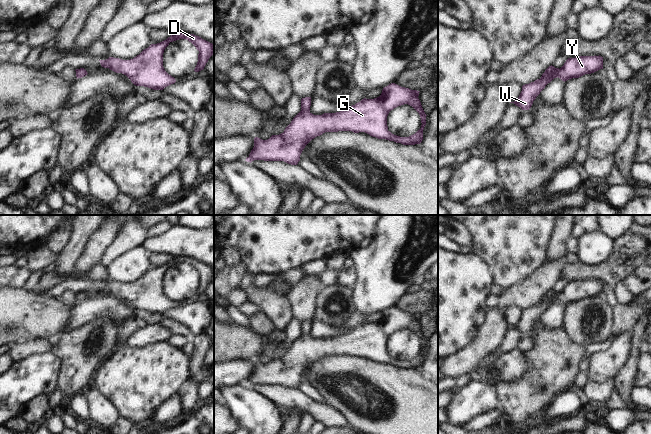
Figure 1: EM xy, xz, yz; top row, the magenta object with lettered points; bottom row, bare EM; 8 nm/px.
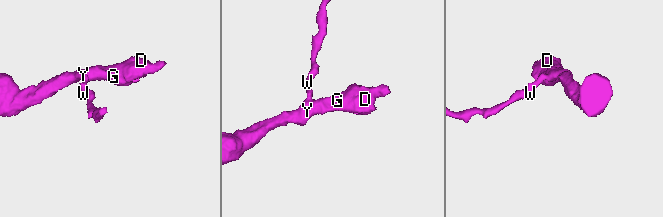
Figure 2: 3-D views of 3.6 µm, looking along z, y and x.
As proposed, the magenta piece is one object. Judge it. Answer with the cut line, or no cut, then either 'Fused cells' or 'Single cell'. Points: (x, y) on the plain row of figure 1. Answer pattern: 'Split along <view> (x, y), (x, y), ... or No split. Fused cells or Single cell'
No split. Single cell

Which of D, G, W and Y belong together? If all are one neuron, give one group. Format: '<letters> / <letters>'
D G W Y

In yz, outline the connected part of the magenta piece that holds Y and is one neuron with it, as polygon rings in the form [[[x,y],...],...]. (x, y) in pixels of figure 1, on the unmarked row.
[[[600,279],[568,282],[560,293],[551,289],[545,294],[540,303],[523,309],[518,323],[510,327],[514,327],[522,334],[529,334],[536,321],[554,302],[558,301],[565,306],[572,302],[594,297],[600,293],[603,293],[603,281]]]

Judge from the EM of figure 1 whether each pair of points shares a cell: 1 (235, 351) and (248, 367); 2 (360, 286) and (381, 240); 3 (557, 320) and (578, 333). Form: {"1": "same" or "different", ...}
{"1": "different", "2": "same", "3": "different"}

